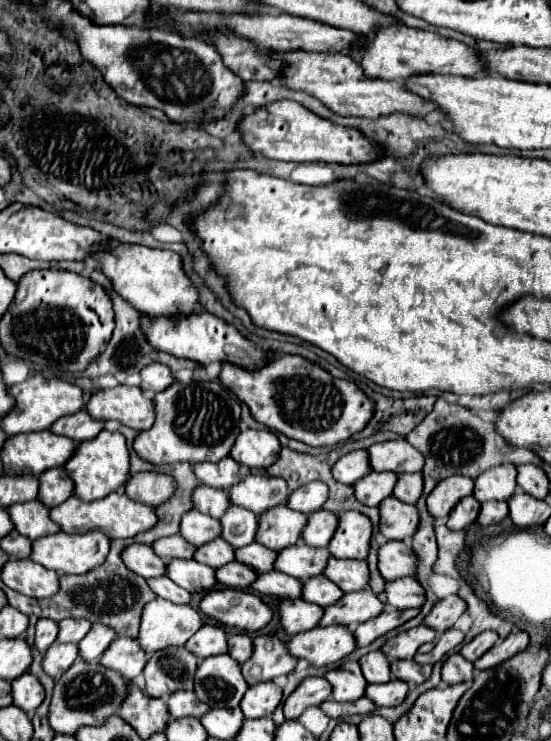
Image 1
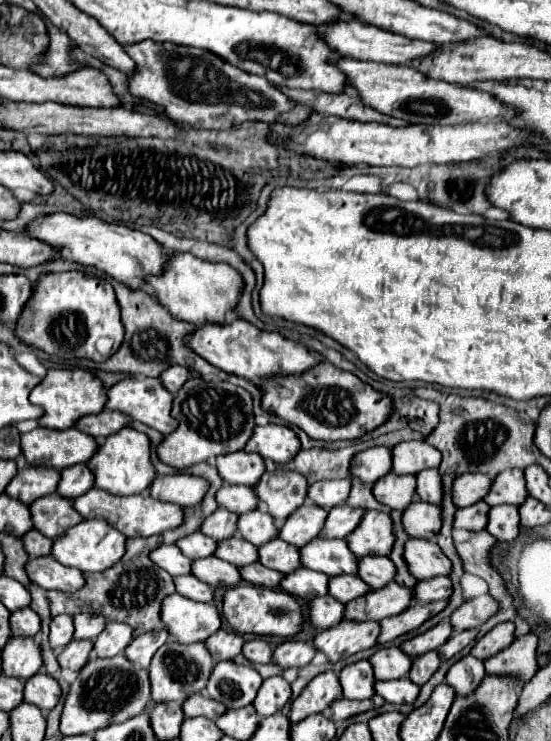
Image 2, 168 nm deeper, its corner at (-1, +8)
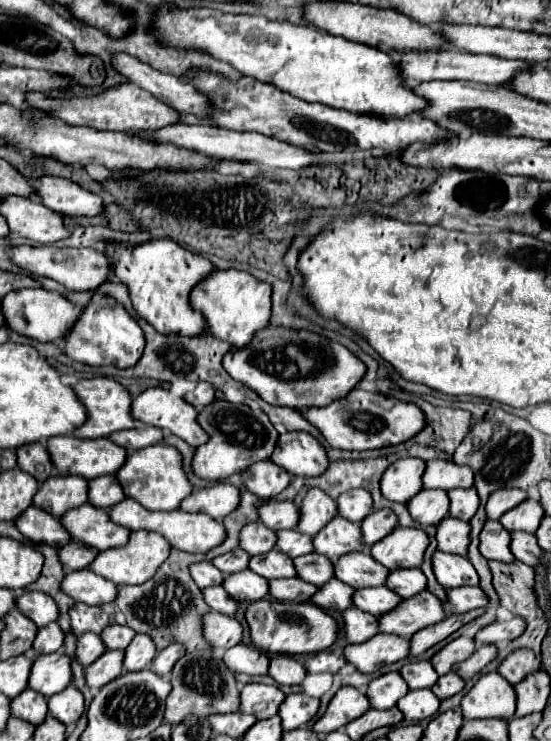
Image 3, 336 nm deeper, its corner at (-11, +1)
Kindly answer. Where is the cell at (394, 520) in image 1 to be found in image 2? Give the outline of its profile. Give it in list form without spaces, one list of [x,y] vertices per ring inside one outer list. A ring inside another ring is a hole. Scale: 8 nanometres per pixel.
[[[421,500],[411,502],[401,514],[401,524],[409,536],[431,540],[441,528],[441,508]]]

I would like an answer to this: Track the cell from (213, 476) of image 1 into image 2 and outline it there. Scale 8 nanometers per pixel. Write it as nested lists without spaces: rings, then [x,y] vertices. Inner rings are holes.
[[[241,450],[217,456],[217,470],[225,484],[253,486],[261,478],[265,464],[259,454],[249,454]]]

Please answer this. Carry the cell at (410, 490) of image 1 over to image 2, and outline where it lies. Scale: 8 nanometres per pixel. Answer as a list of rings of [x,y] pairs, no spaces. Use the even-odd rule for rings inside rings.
[[[435,468],[421,470],[417,478],[417,498],[431,504],[441,504],[441,476]]]

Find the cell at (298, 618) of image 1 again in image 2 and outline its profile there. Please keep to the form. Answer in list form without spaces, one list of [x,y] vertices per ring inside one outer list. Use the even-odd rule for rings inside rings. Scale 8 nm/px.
[[[317,596],[309,602],[309,622],[317,628],[331,628],[343,618],[343,604],[331,596]]]

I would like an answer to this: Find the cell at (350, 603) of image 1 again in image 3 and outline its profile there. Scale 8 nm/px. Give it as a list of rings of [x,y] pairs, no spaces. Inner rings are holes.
[[[423,591],[411,599],[403,599],[395,611],[379,617],[379,631],[399,637],[413,637],[423,627],[435,625],[447,617],[443,603],[431,593]]]

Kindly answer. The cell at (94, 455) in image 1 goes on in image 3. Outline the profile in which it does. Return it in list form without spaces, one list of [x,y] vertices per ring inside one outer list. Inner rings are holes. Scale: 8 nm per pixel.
[[[165,443],[133,451],[127,457],[125,465],[117,471],[117,479],[127,497],[139,501],[145,509],[151,511],[177,511],[181,501],[195,491],[195,487],[191,485],[191,481],[183,471],[181,453]]]

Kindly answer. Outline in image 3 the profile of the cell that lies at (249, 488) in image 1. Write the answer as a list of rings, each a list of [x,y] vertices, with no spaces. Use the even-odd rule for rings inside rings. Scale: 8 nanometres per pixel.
[[[309,489],[299,507],[301,519],[297,531],[311,537],[315,537],[315,533],[319,533],[319,529],[323,529],[323,525],[327,525],[327,521],[331,521],[337,515],[335,499],[327,497],[321,489]]]

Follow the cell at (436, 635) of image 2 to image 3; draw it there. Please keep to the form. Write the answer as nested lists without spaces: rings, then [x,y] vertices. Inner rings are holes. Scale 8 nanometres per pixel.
[[[457,637],[455,641],[451,641],[449,645],[445,645],[433,659],[433,667],[439,675],[445,675],[449,671],[453,671],[453,667],[461,661],[465,661],[467,657],[471,657],[471,653],[475,653],[475,641],[469,637]]]

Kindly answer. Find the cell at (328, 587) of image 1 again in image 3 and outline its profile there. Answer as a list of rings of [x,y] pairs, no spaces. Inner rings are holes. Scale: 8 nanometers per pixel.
[[[383,585],[383,587],[375,587],[375,589],[355,591],[353,603],[355,603],[355,607],[359,607],[363,611],[381,617],[381,615],[389,613],[391,609],[395,609],[401,603],[401,597]]]

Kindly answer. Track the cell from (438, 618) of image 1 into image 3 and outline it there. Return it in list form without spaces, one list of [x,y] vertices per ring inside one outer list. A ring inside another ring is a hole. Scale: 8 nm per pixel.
[[[515,617],[507,623],[503,621],[495,621],[489,627],[483,627],[477,635],[475,635],[475,643],[477,647],[481,645],[497,645],[497,643],[509,643],[517,637],[521,637],[521,633],[525,633],[527,625],[521,617]]]

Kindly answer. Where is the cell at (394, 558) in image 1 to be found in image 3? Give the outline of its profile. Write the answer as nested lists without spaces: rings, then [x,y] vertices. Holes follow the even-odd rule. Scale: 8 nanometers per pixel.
[[[435,551],[433,555],[433,571],[437,581],[445,589],[463,587],[463,585],[479,585],[479,575],[467,557],[449,555],[443,551]]]

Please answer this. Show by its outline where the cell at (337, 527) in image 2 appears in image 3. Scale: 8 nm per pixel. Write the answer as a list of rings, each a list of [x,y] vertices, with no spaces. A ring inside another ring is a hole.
[[[381,509],[381,511],[375,511],[369,517],[365,517],[361,527],[363,527],[363,541],[367,545],[375,545],[377,541],[381,541],[389,533],[393,533],[395,527],[399,527],[399,521],[391,509]]]

